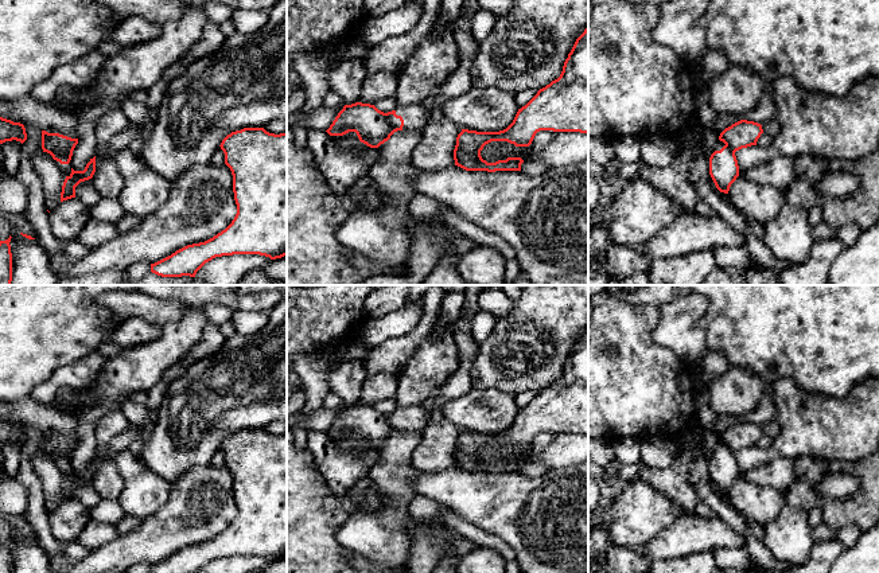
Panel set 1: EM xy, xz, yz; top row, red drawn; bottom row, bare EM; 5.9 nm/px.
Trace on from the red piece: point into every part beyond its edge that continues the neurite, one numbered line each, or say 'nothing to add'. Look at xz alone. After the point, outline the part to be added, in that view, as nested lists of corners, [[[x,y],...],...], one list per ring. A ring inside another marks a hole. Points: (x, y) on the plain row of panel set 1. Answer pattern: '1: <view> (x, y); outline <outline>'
1: xz (416, 418); outline [[[423,405],[397,408],[396,416],[401,417],[404,421],[402,432],[424,432],[429,424],[429,413]]]

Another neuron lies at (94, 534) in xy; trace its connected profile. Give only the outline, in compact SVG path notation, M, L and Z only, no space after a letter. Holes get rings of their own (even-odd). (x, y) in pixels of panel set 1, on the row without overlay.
M92 518L82 529L78 542L89 551L93 551L114 541L118 535L120 533L114 525L104 523Z

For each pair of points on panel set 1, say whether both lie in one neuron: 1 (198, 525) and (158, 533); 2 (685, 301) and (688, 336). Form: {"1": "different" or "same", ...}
{"1": "same", "2": "same"}

